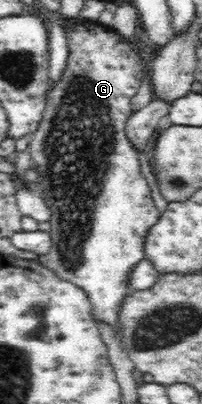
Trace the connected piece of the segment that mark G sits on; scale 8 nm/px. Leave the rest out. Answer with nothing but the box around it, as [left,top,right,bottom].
[28,22,161,335]

